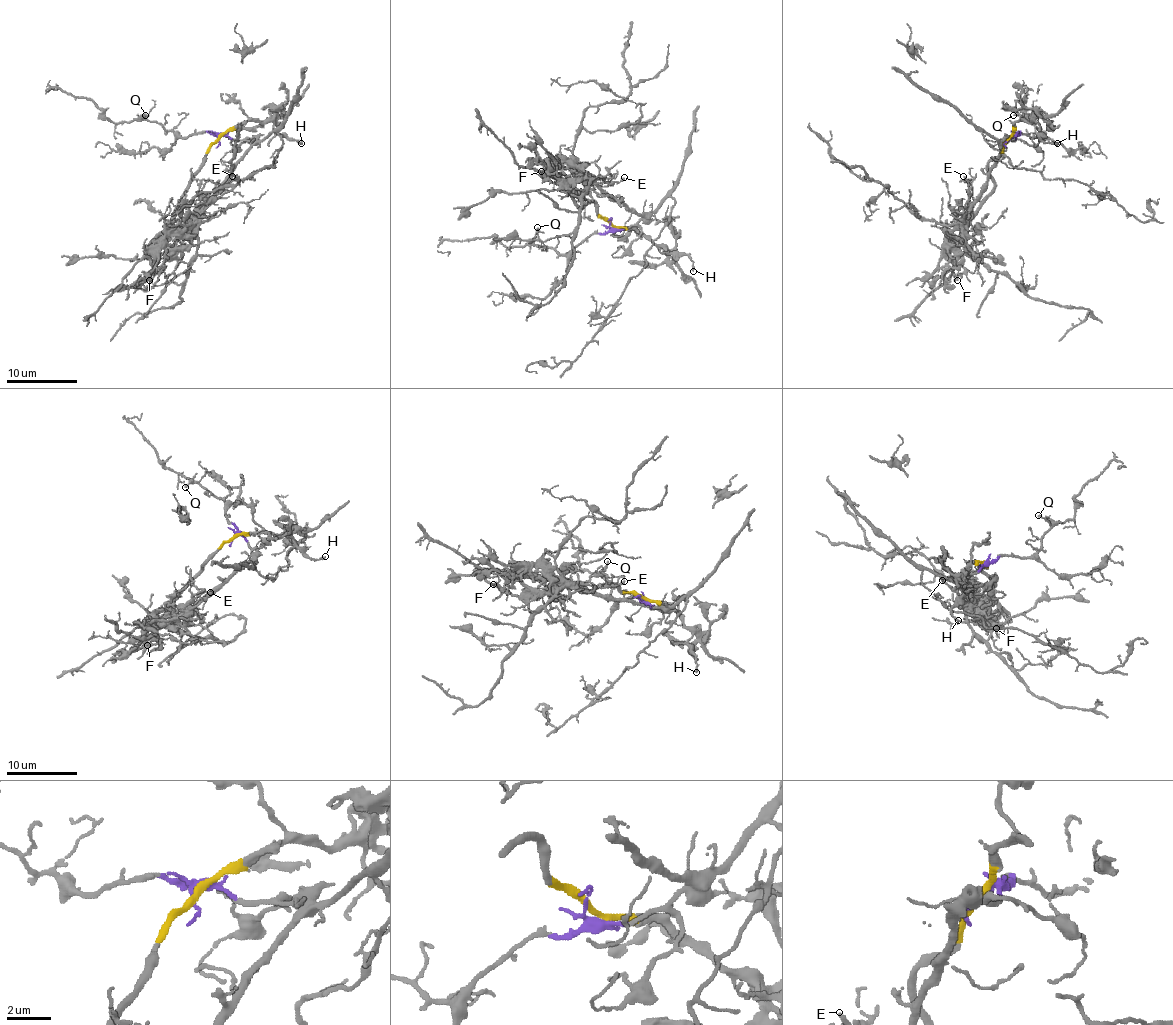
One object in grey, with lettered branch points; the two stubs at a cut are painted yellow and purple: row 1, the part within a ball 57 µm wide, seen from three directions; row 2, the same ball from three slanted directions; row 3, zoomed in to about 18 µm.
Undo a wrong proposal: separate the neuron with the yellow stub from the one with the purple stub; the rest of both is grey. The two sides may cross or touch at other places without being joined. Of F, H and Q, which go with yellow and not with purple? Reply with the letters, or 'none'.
F, H

